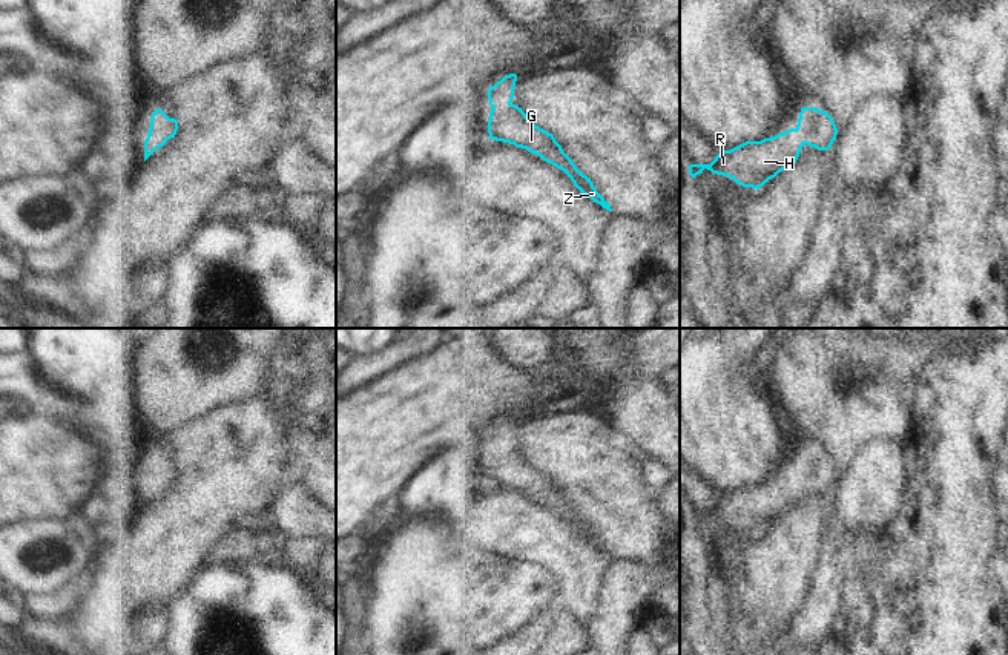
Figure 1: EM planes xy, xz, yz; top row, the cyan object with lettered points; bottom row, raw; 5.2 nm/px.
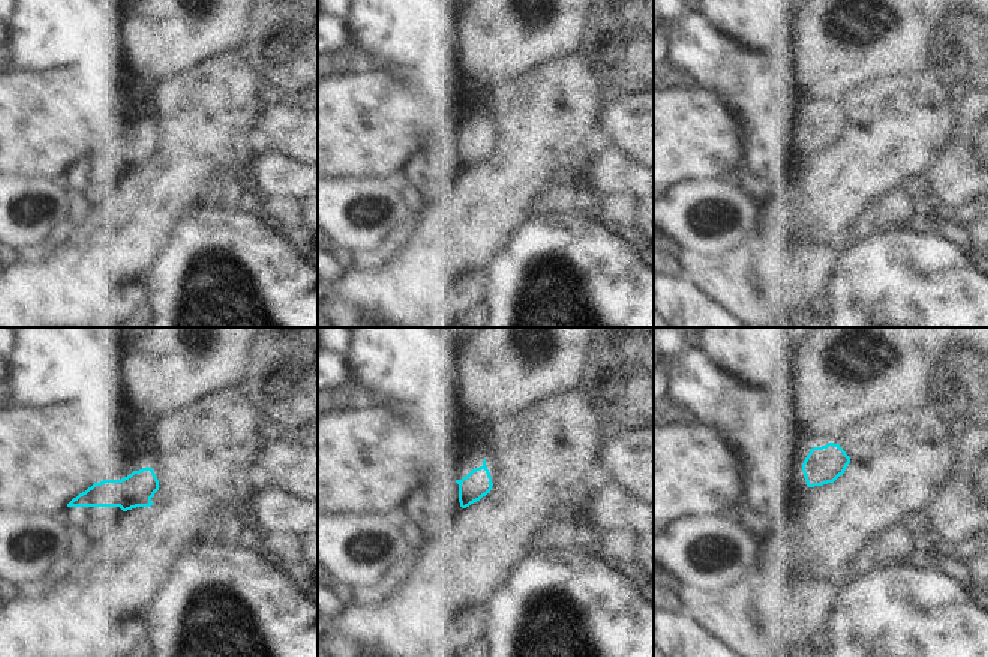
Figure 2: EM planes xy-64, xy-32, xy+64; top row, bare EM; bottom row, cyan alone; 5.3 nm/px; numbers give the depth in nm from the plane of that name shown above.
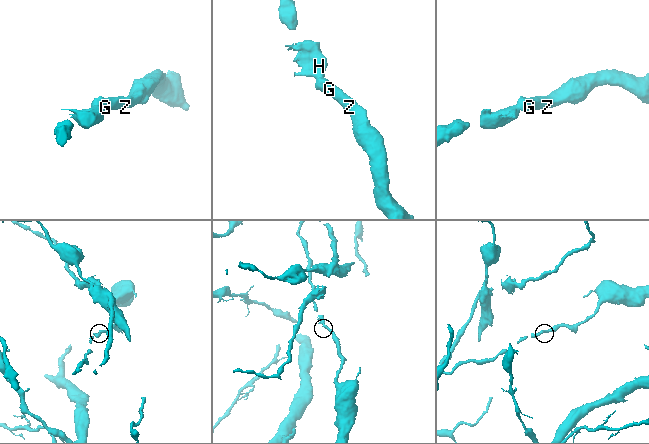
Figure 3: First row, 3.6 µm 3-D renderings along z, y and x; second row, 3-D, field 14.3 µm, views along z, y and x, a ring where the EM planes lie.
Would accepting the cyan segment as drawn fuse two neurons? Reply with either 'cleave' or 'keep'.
keep

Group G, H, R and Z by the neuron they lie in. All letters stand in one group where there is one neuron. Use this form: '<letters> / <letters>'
G H R Z

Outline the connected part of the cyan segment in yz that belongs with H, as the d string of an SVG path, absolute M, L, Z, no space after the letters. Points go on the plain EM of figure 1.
M802 451L795 472L721 494L710 508L690 508L689 518L695 522L707 512L758 534L779 515L792 512L804 488L828 494L836 479L836 468L825 454Z

